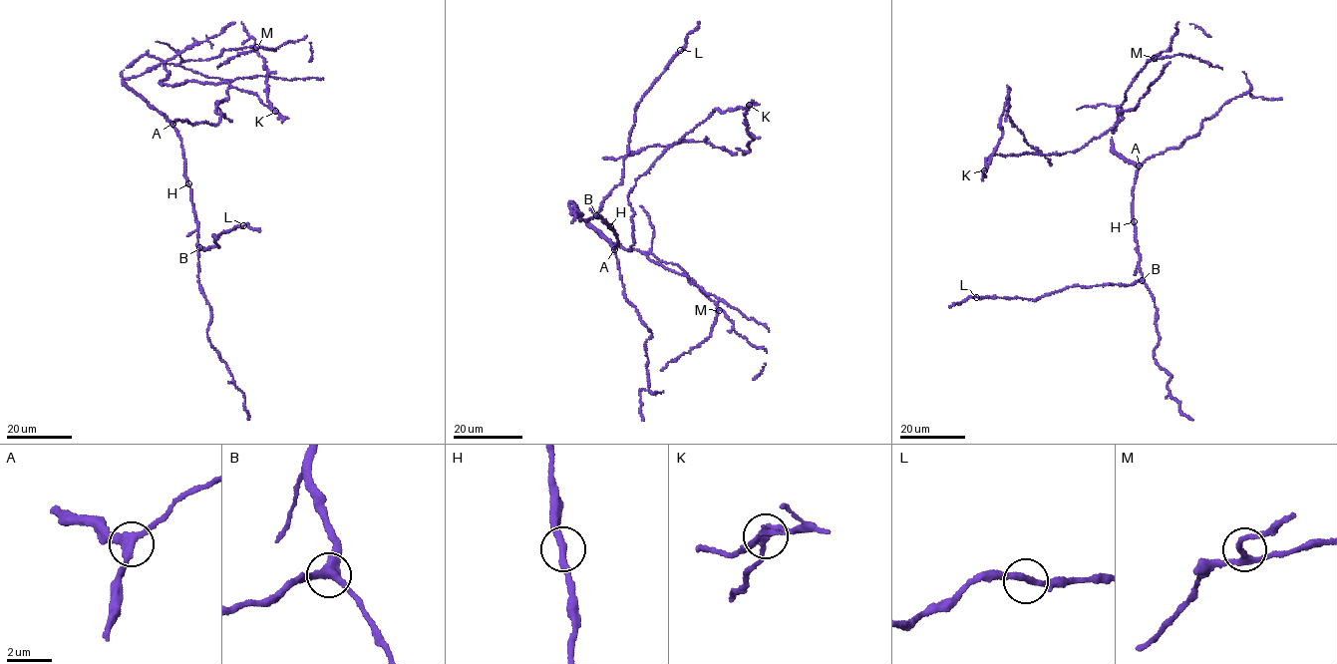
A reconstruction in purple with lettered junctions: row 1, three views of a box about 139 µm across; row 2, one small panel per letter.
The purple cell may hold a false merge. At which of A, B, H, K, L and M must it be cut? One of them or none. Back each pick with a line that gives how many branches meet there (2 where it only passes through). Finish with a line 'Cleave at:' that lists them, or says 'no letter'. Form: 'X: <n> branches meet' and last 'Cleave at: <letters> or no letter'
K: 3 branches meet
Cleave at: K

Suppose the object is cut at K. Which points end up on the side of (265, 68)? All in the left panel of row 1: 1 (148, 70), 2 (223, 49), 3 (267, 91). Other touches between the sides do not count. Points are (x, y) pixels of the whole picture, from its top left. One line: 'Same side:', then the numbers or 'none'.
Same side: 1, 3

